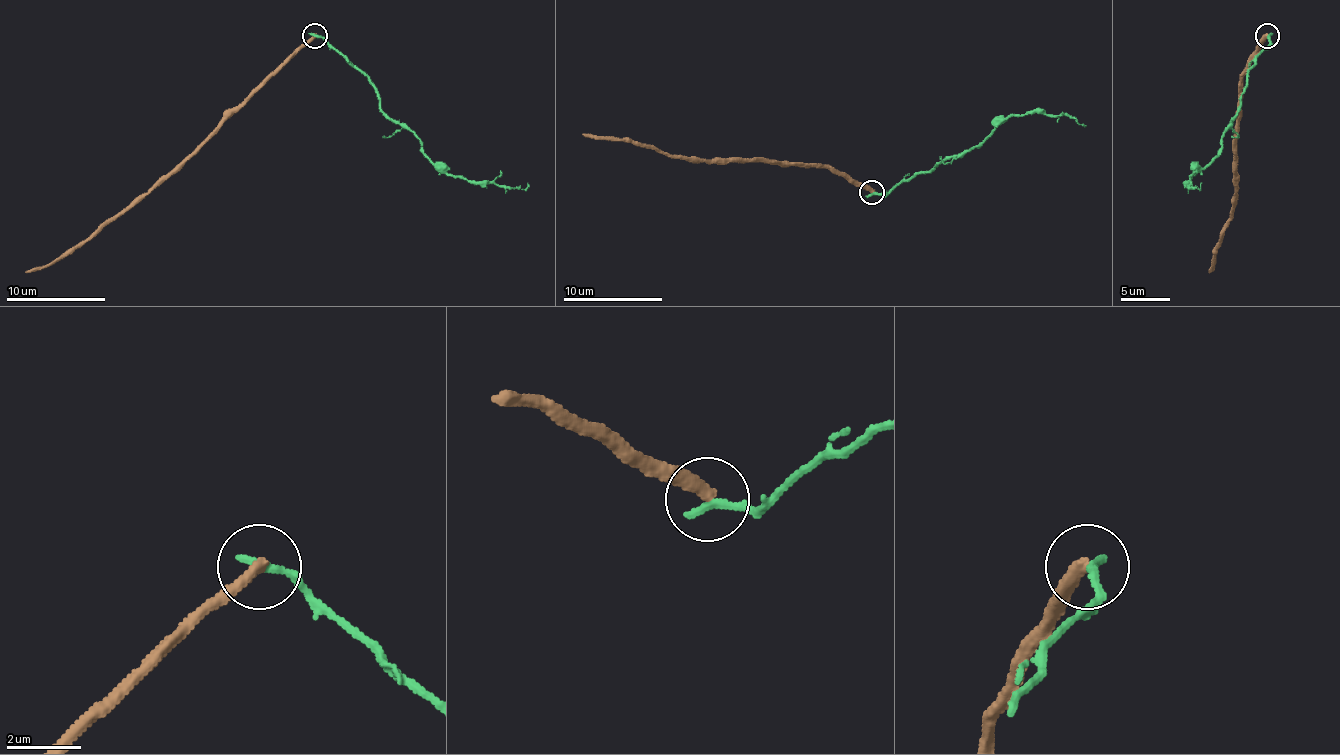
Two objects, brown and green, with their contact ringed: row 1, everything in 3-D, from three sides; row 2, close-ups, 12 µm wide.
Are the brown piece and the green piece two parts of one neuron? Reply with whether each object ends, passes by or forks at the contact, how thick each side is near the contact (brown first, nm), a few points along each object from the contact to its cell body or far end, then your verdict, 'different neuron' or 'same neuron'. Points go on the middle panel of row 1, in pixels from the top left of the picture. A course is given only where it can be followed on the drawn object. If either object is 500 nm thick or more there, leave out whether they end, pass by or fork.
brown ends; green ends; calibres 360 and 280 nm; course brown (871, 191), (827, 167), (703, 162), (671, 157), (634, 142), (582, 135); course green (874, 191), (886, 194), (977, 147), (1005, 120), (1027, 112), (1074, 117), (1081, 125), (1086, 125); different neuron

